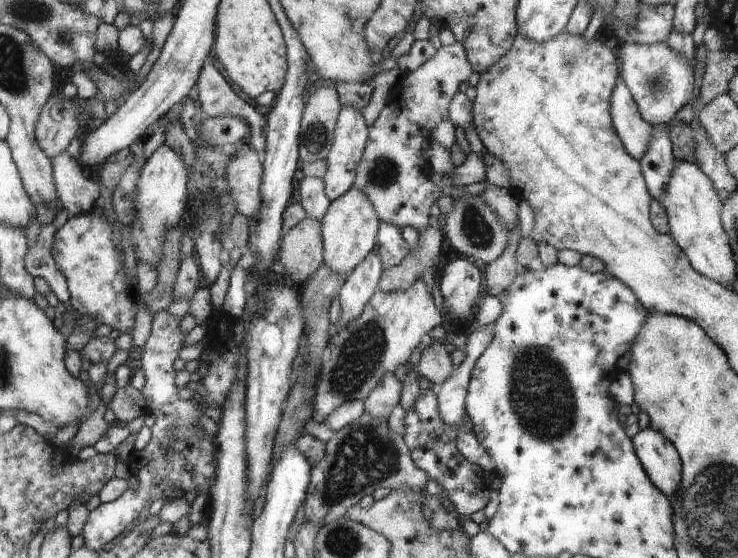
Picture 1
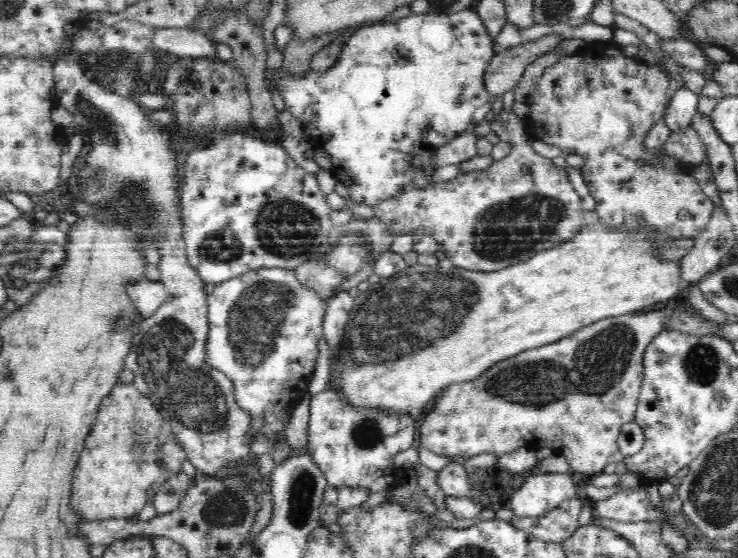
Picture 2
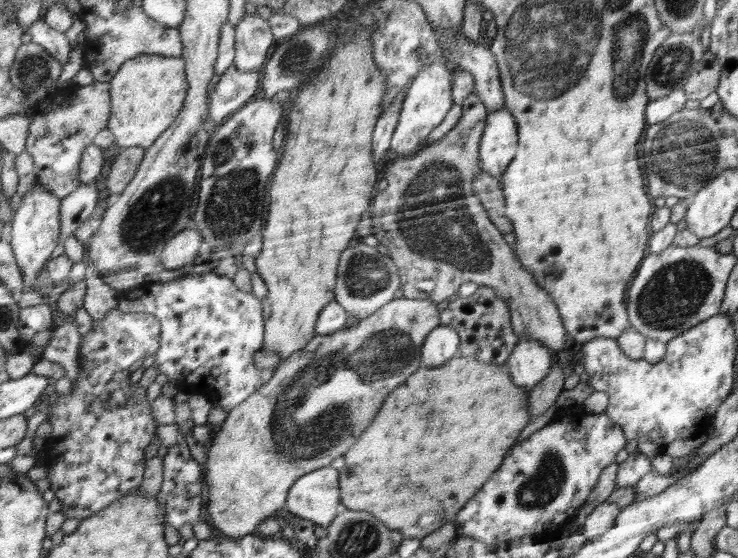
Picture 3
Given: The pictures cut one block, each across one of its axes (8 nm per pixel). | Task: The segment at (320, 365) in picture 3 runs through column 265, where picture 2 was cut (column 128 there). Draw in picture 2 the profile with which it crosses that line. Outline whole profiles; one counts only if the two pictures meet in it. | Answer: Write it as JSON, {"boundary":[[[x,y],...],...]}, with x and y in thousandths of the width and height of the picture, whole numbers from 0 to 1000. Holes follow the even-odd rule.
{"boundary":[[[180,685],[154,692],[152,703],[140,713],[125,763],[122,780],[115,787],[115,803],[107,817],[96,867],[95,907],[108,932],[149,932],[149,928],[184,930],[198,903],[201,875],[222,864],[247,844],[247,830],[253,824],[251,806],[240,797],[238,780],[232,760],[224,754],[215,735]]]}

